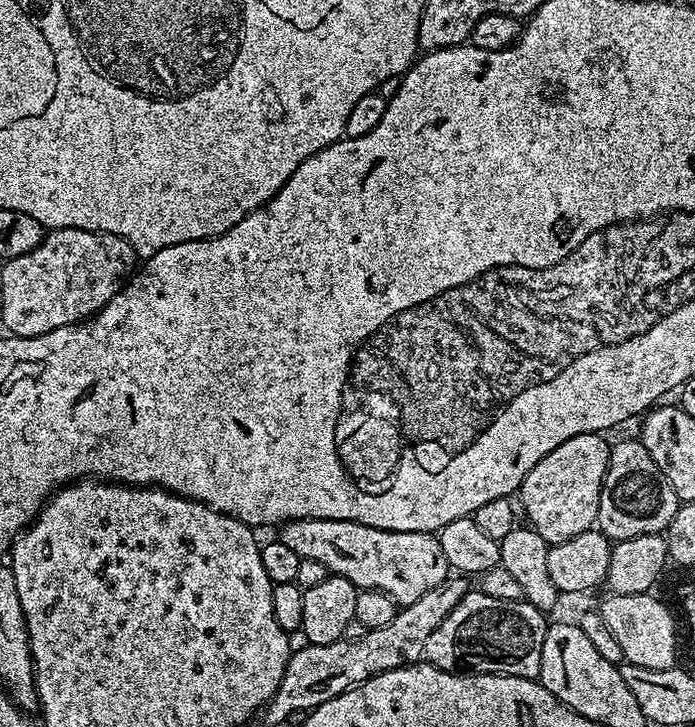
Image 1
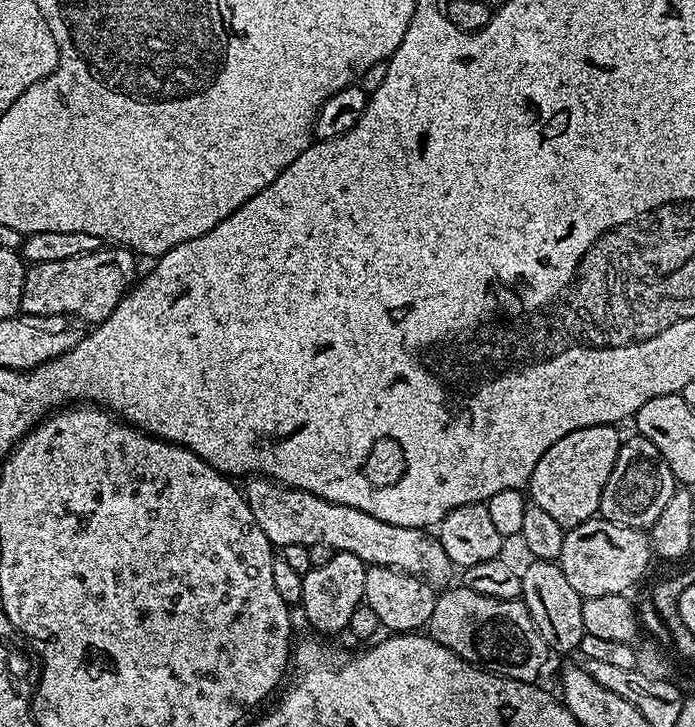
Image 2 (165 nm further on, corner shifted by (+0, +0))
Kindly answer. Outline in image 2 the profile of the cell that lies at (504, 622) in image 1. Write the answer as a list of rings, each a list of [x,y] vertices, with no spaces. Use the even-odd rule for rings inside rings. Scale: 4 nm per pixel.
[[[463,586],[451,588],[437,595],[434,614],[428,619],[426,628],[432,639],[446,646],[446,650],[454,650],[468,664],[495,672],[497,676],[539,681],[550,649],[542,634],[538,634],[523,599],[499,600],[474,594],[474,590]]]

